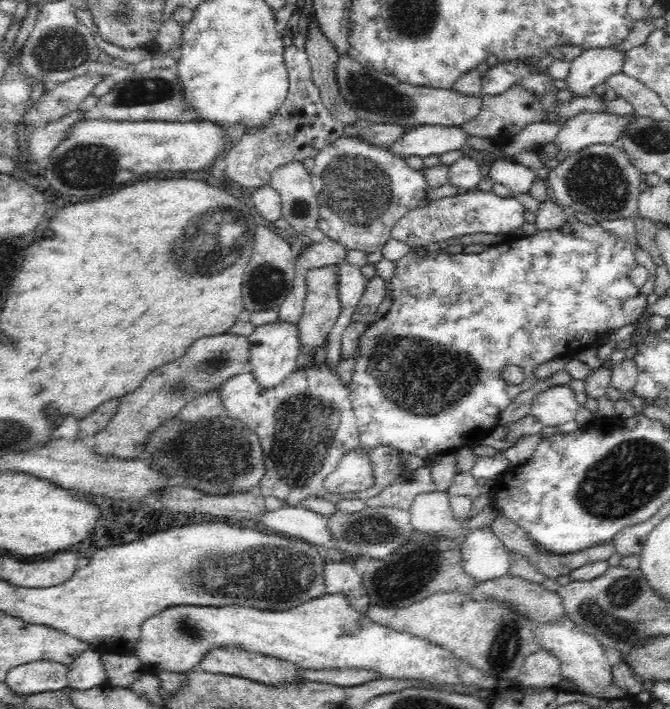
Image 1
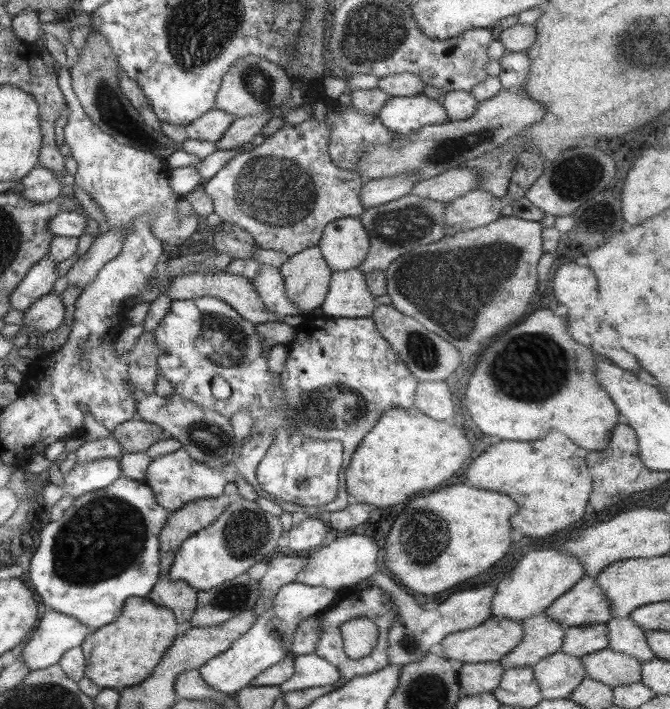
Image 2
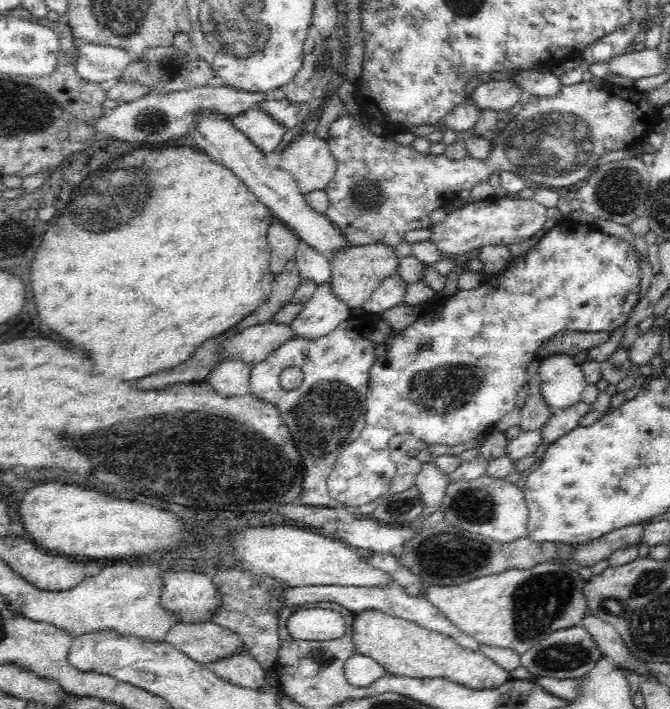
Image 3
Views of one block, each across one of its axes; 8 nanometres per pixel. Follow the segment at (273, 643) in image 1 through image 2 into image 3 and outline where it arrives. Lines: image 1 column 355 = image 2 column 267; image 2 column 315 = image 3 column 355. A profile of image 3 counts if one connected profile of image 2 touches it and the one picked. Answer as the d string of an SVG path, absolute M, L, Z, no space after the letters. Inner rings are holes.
M392 582L392 584L390 584L390 586L386 586L386 588L342 585L293 587L288 588L286 598L280 602L280 605L284 608L284 606L288 605L297 605L316 601L338 602L354 614L370 609L380 610L386 614L415 622L422 628L430 629L431 631L436 631L445 634L448 637L452 637L459 645L465 646L465 648L468 648L469 650L479 650L479 642L476 641L474 637L471 637L470 634L460 630L458 626L453 625L452 622L448 620L448 617L446 617L446 614L440 612L440 609L436 608L436 606L428 600L426 595L418 596L408 594L406 593L406 590L396 582Z

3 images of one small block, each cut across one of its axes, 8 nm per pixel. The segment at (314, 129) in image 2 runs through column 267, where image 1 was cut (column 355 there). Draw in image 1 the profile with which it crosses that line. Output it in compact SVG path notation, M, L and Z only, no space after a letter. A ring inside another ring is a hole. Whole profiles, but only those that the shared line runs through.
M342 135L315 156L315 165L310 176L319 206L317 228L322 230L325 237L341 244L348 251L362 250L366 255L382 252L390 240L391 230L396 222L410 210L418 208L418 202L427 198L426 190L429 188L424 170L410 168L404 157L392 153L388 148L350 135Z

